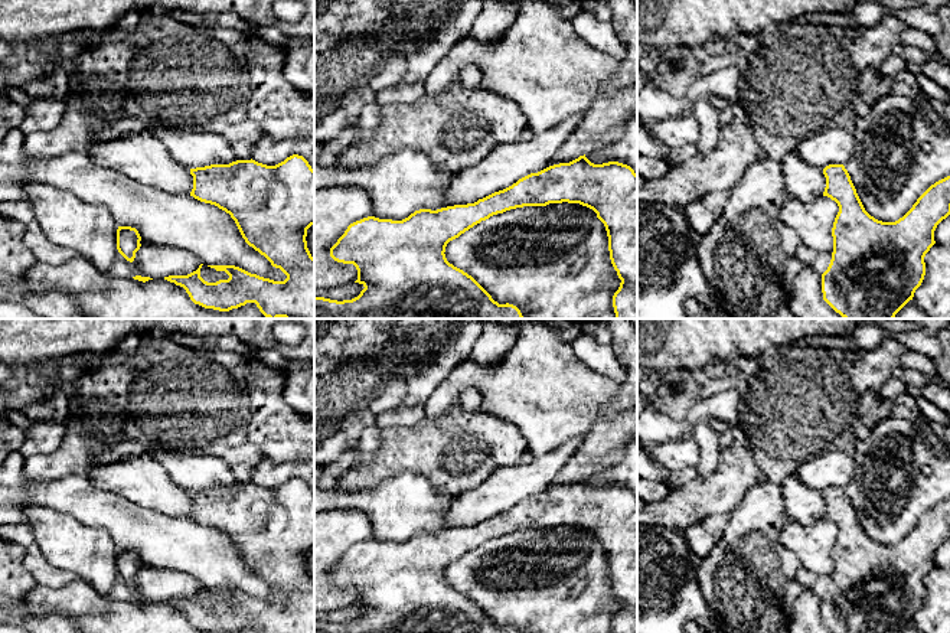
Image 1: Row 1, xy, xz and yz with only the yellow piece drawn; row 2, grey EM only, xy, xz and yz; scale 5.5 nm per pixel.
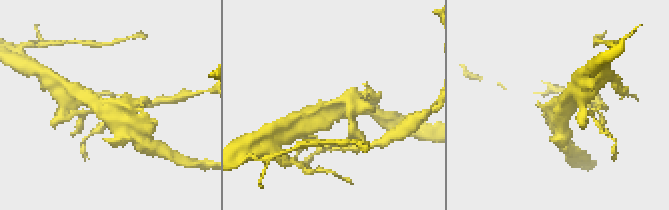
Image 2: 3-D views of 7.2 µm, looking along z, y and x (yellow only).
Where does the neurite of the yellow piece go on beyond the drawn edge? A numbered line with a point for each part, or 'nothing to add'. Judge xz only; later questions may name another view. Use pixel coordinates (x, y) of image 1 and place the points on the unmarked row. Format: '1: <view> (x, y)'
nothing to add

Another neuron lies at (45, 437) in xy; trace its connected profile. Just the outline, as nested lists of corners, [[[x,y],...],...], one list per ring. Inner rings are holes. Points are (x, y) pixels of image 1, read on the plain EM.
[[[36,422],[25,431],[25,443],[19,451],[25,457],[35,454],[50,454],[61,446],[65,431],[65,422]]]

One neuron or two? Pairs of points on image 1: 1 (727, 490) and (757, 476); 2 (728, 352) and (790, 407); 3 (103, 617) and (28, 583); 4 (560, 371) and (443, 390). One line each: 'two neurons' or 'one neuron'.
1: one neuron
2: two neurons
3: two neurons
4: one neuron

